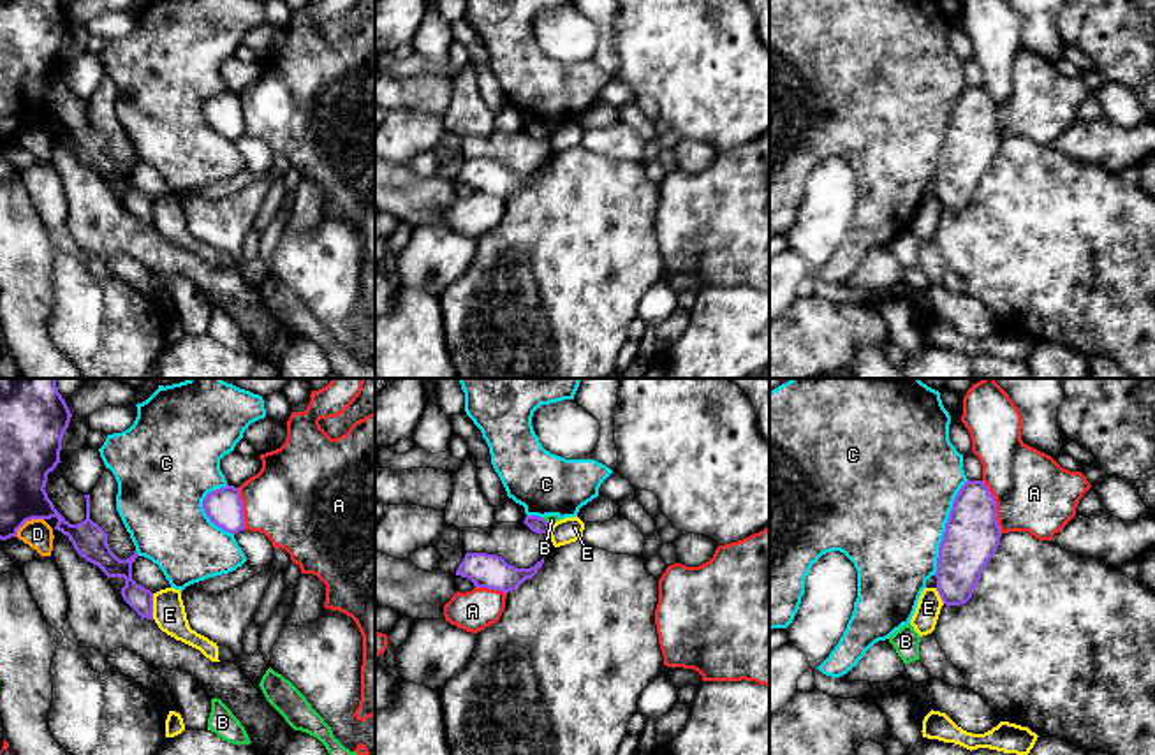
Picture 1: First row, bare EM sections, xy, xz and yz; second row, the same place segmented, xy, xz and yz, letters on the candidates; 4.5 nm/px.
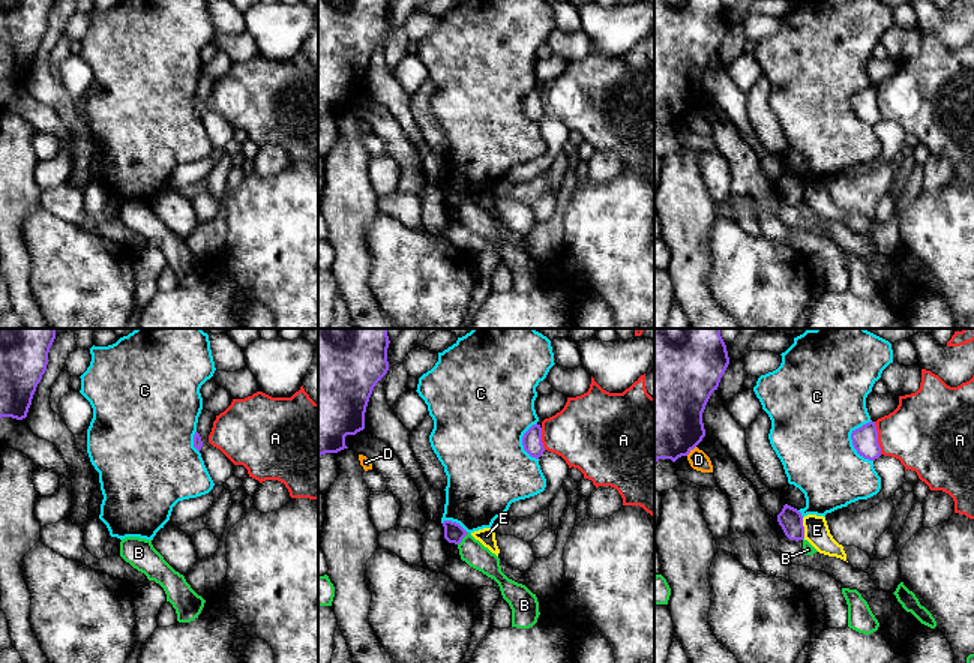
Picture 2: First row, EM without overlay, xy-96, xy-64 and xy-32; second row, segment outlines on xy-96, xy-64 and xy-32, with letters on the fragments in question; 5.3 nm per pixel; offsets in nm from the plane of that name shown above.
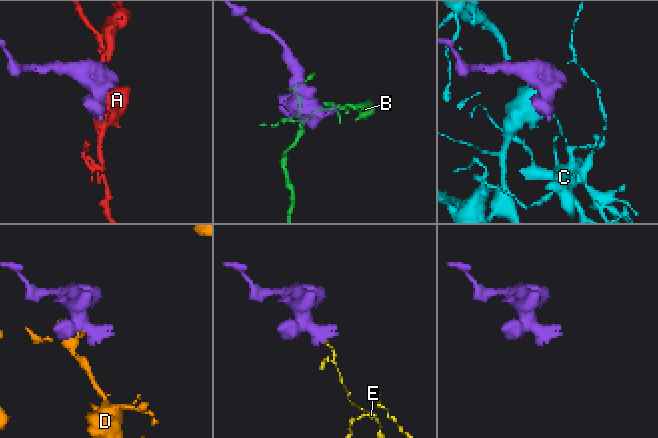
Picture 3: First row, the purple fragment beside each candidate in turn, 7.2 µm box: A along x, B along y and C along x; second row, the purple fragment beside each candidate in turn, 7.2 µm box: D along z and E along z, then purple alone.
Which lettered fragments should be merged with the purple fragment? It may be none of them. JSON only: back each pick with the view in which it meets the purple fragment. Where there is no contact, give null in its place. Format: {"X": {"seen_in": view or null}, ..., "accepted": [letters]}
{"accepted": []}

